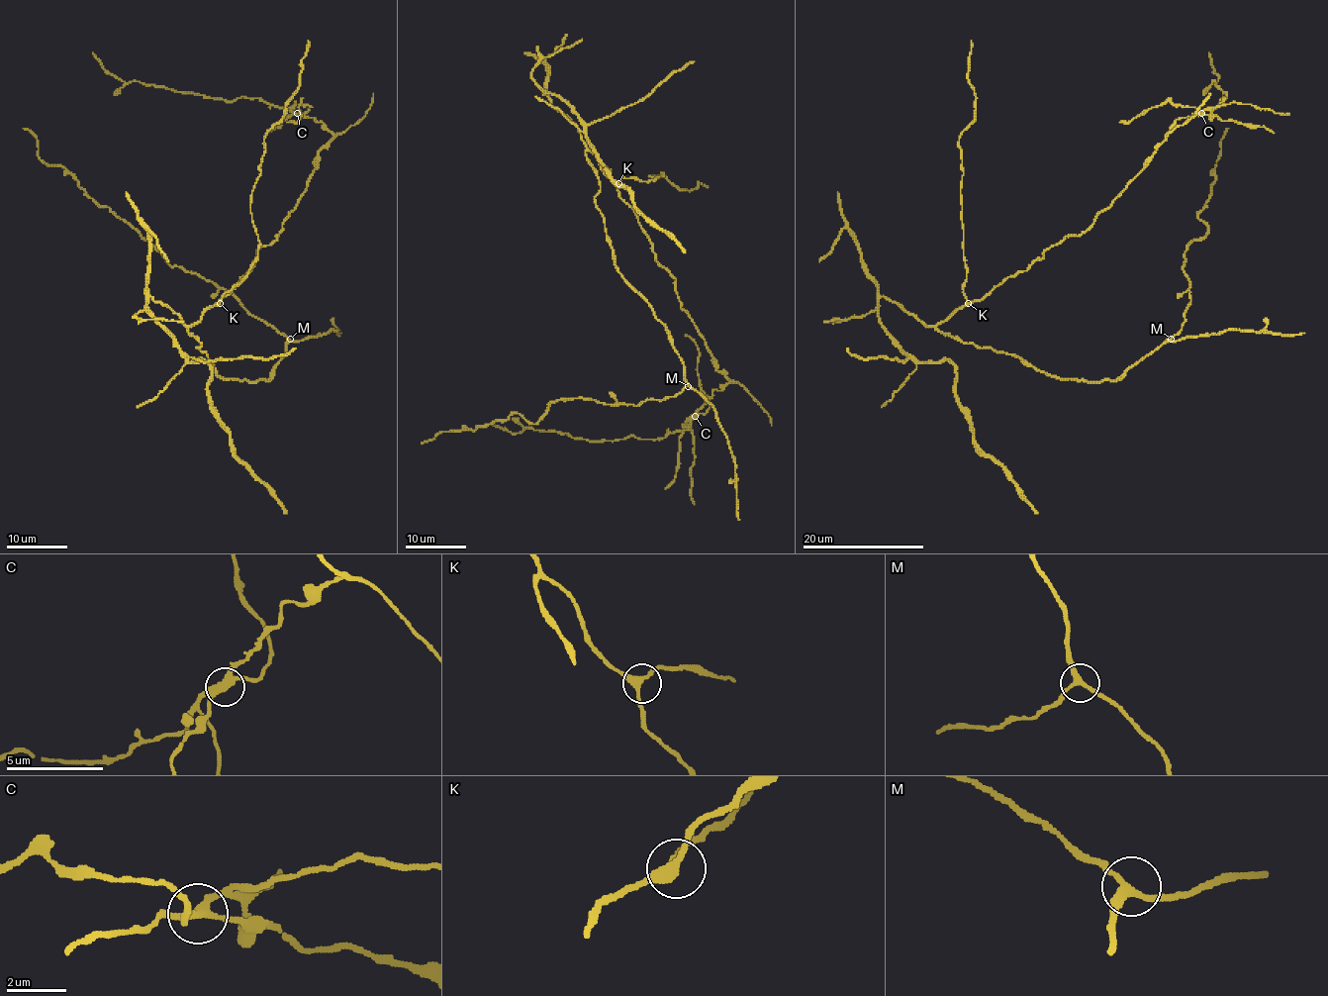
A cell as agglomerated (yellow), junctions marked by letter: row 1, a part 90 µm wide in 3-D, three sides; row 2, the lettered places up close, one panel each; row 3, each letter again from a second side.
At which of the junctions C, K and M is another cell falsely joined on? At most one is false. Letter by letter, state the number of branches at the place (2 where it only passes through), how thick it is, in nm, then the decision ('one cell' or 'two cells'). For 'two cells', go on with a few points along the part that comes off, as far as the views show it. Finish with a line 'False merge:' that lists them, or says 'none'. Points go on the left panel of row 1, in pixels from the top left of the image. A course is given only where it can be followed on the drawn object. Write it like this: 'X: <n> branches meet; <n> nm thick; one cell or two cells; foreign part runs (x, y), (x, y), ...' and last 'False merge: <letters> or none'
C: 4 branches meet; 260 nm thick; two cells; foreign part runs (297, 113), (303, 115), (311, 107), (300, 101), (300, 118), (296, 122), (287, 122)
K: 3 branches meet; 280 nm thick; one cell
M: 3 branches meet; 240 nm thick; one cell
False merge: C

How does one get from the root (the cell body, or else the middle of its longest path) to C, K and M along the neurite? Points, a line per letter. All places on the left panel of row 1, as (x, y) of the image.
C: (190, 333), (277, 238), (317, 153), (333, 138), (322, 122), (297, 113)
K: (190, 333), (187, 330), (205, 312), (220, 303)
M: (190, 333), (202, 344), (196, 348), (208, 355), (220, 377), (248, 381), (270, 377), (290, 339)

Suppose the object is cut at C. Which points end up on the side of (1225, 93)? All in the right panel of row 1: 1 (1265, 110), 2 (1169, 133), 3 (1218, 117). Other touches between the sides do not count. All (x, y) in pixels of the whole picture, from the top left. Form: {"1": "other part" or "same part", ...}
{"1": "same part", "2": "same part", "3": "other part"}

